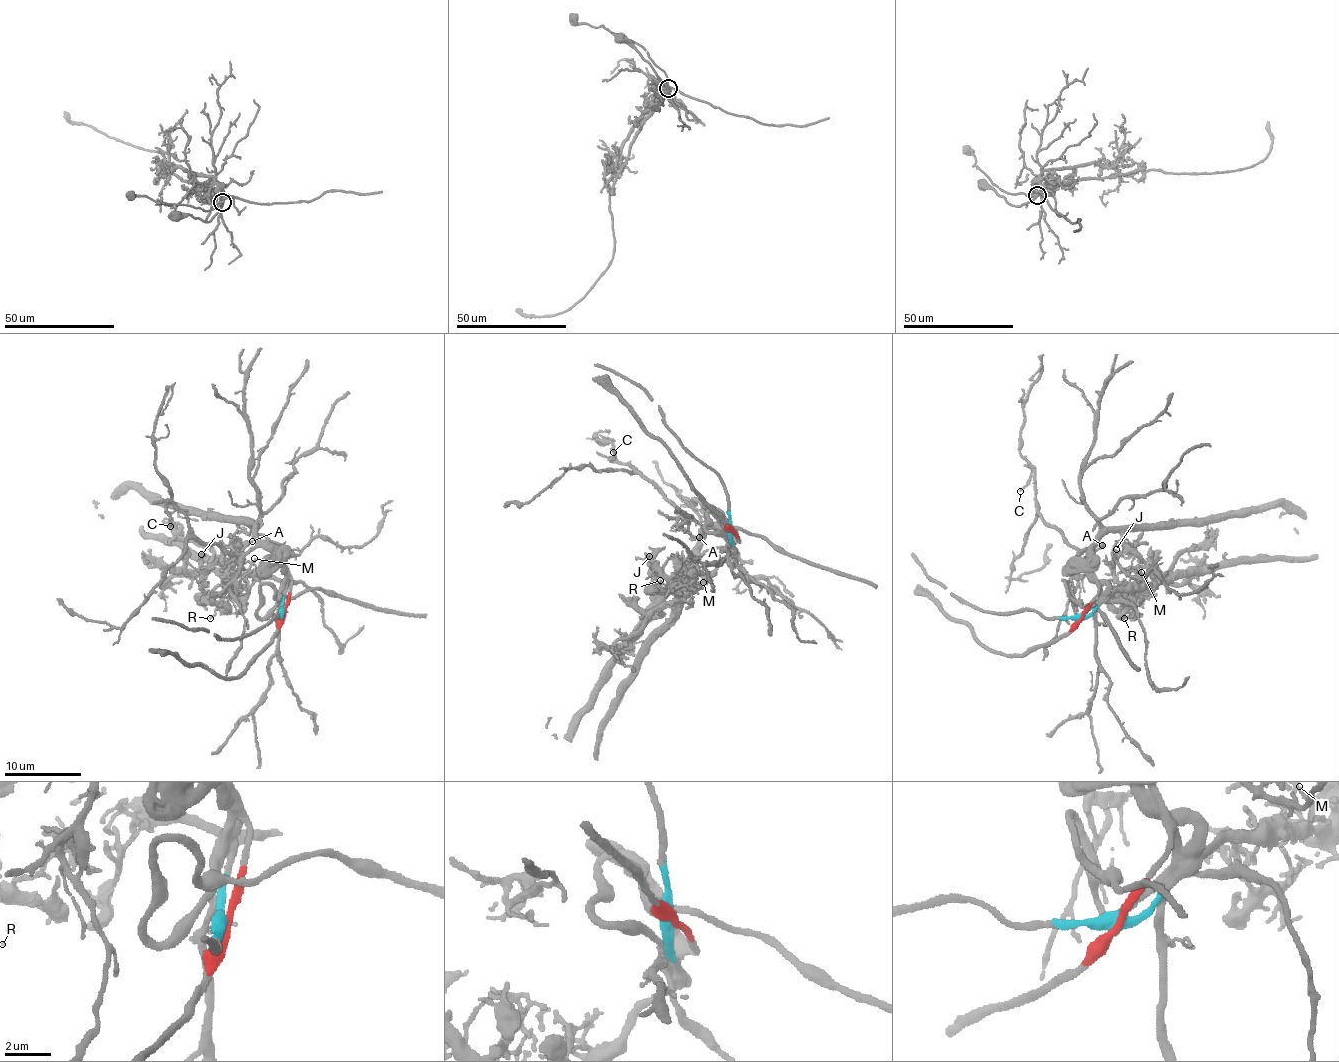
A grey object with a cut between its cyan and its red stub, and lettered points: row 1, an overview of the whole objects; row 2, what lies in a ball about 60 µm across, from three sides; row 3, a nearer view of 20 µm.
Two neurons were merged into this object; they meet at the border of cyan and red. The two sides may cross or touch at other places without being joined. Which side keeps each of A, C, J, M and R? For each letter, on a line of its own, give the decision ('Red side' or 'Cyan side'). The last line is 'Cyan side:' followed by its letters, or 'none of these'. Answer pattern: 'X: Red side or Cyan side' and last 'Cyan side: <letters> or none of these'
A: Red side
C: Red side
J: Cyan side
M: Cyan side
R: Cyan side
Cyan side: J, M, R

